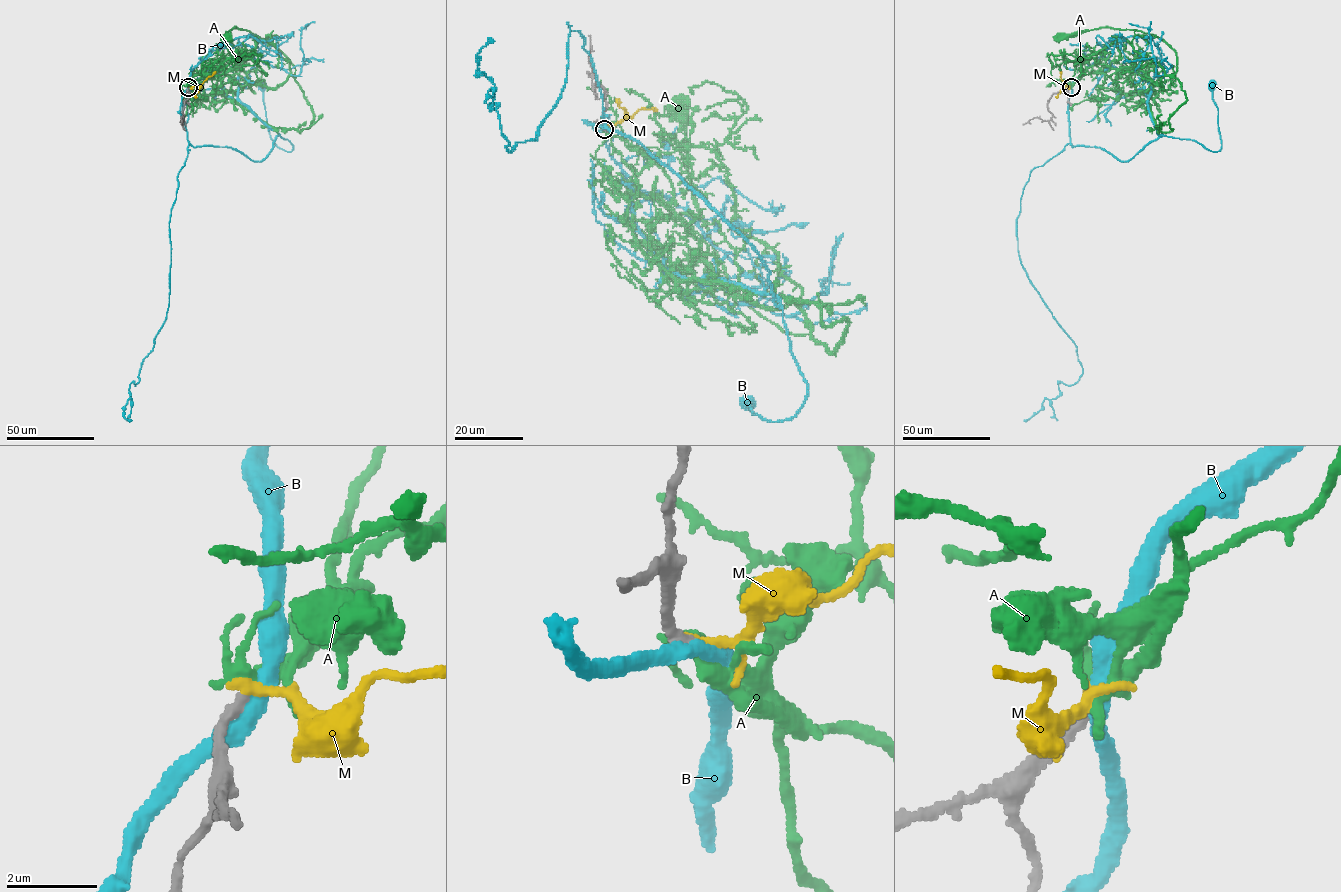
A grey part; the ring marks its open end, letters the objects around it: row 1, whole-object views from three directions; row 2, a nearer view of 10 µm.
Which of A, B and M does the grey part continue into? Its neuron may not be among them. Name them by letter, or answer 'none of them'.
A

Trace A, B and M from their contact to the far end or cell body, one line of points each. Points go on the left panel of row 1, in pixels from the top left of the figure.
A: (188, 87), (222, 64), (275, 88), (295, 72), (278, 49), (247, 29), (234, 27), (225, 36)
B: (188, 87), (180, 115), (189, 143), (232, 147), (260, 161), (277, 135), (293, 148), (271, 138), (261, 84)
M: (188, 87), (200, 86), (215, 71)

